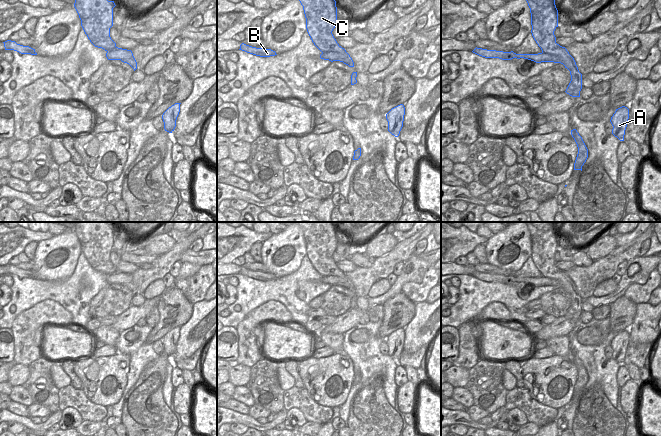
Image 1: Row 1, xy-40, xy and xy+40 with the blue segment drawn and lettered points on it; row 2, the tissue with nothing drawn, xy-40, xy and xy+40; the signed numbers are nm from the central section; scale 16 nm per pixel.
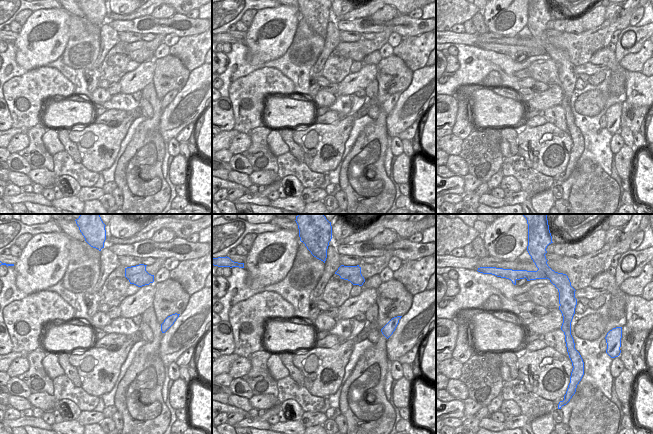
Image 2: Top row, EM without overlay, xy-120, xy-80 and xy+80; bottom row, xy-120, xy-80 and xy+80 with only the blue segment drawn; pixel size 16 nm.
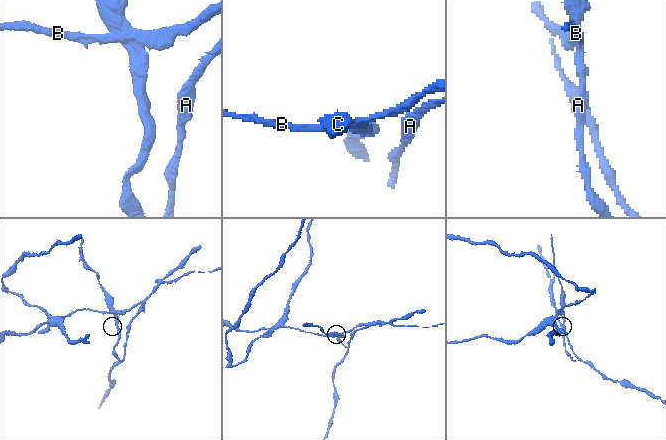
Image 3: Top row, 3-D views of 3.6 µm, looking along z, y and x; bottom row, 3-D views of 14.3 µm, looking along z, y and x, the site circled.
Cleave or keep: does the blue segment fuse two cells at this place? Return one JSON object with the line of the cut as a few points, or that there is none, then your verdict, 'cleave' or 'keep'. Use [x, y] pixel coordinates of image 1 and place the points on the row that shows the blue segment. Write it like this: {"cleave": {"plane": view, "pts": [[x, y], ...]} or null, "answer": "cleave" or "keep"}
{"cleave": {"plane": "xy", "pts": [[322, 52], [346, 53], [351, 59]]}, "answer": "cleave"}

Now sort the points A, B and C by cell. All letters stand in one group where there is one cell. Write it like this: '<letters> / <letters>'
A B / C

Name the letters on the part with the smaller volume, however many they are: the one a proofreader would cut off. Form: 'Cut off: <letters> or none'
Cut off: C

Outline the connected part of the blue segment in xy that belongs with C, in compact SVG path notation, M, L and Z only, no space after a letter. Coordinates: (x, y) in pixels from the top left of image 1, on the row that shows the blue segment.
M299 0L303 6L306 29L314 45L322 52L335 52L345 56L344 64L354 67L353 60L334 38L332 31L337 24L335 0Z

